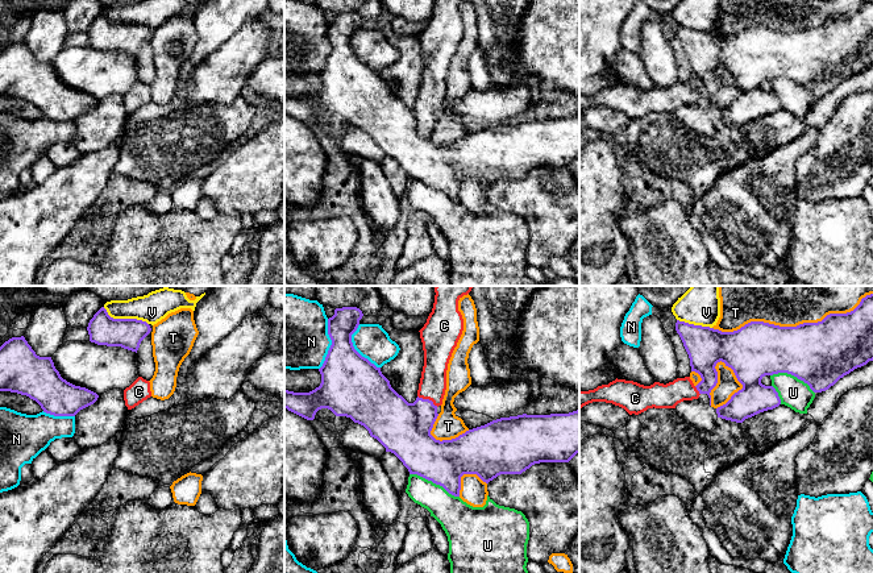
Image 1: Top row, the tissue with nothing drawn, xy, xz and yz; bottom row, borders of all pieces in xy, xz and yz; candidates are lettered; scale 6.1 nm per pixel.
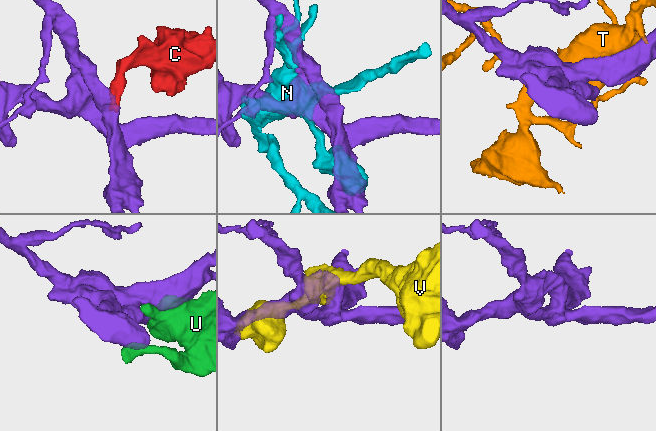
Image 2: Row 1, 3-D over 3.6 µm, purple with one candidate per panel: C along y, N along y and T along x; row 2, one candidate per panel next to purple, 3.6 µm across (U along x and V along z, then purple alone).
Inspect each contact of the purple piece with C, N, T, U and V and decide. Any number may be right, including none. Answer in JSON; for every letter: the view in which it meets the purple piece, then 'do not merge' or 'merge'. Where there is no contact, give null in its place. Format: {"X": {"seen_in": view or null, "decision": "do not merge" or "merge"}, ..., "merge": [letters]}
{"C": {"seen_in": "xz", "decision": "merge"}, "N": {"seen_in": "xz", "decision": "do not merge"}, "T": {"seen_in": "yz", "decision": "do not merge"}, "U": {"seen_in": "xz", "decision": "do not merge"}, "V": {"seen_in": "xy", "decision": "do not merge"}, "merge": ["C"]}

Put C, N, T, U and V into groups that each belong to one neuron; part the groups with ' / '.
C / N / T / U / V

